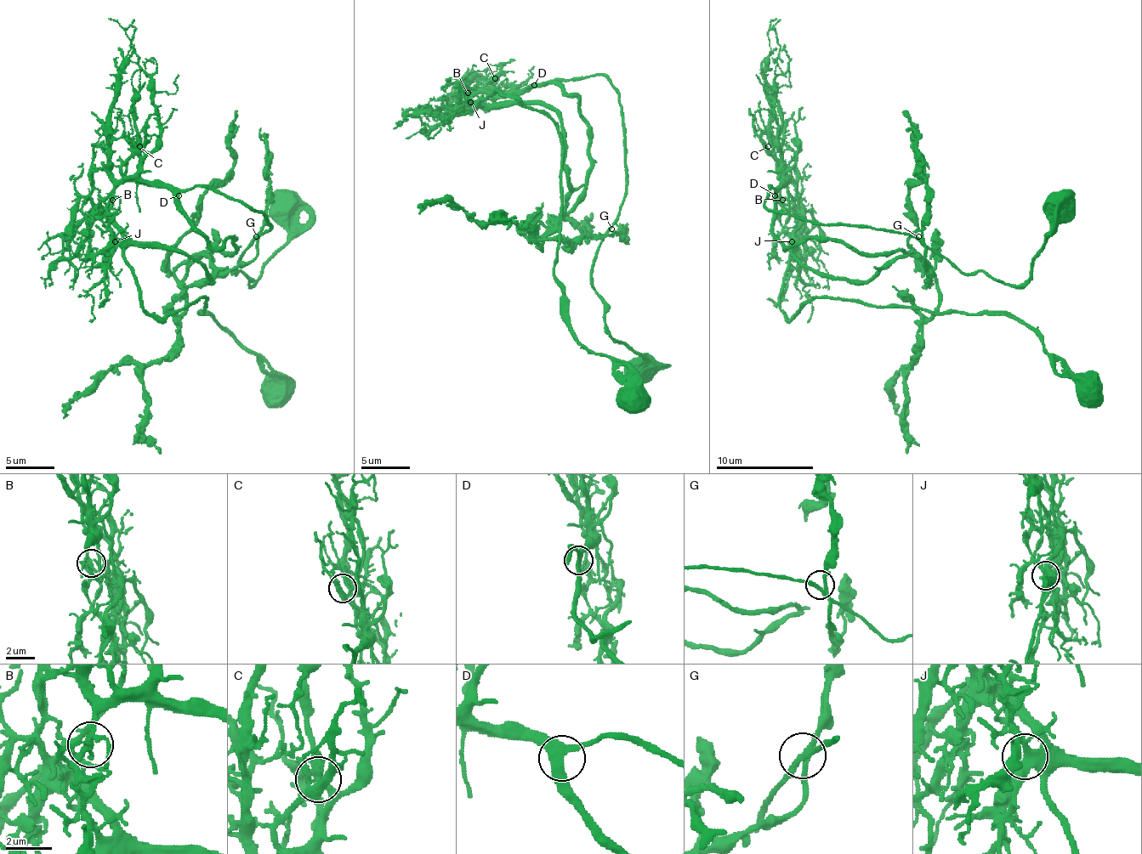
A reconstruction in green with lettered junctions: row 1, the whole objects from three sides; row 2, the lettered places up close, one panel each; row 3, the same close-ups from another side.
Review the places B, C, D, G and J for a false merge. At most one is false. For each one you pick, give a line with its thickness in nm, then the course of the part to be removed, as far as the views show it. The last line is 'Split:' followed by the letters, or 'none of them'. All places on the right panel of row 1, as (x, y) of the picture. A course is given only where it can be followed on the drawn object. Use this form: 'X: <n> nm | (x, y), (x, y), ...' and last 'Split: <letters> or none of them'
B: 200 nm | (782, 200), (782, 180), (765, 205), (785, 214), (911, 234), (964, 273), (1015, 285), (1071, 190)
Split: B

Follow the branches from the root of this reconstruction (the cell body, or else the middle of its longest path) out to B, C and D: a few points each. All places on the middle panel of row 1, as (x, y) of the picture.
B: (529, 104), (473, 104), (468, 107), (466, 104), (468, 93)
C: (529, 104), (473, 104), (470, 107), (466, 104), (470, 90), (473, 93), (495, 78)
D: (529, 104), (473, 104), (468, 107), (466, 102), (470, 90), (473, 93), (524, 93), (534, 85)

